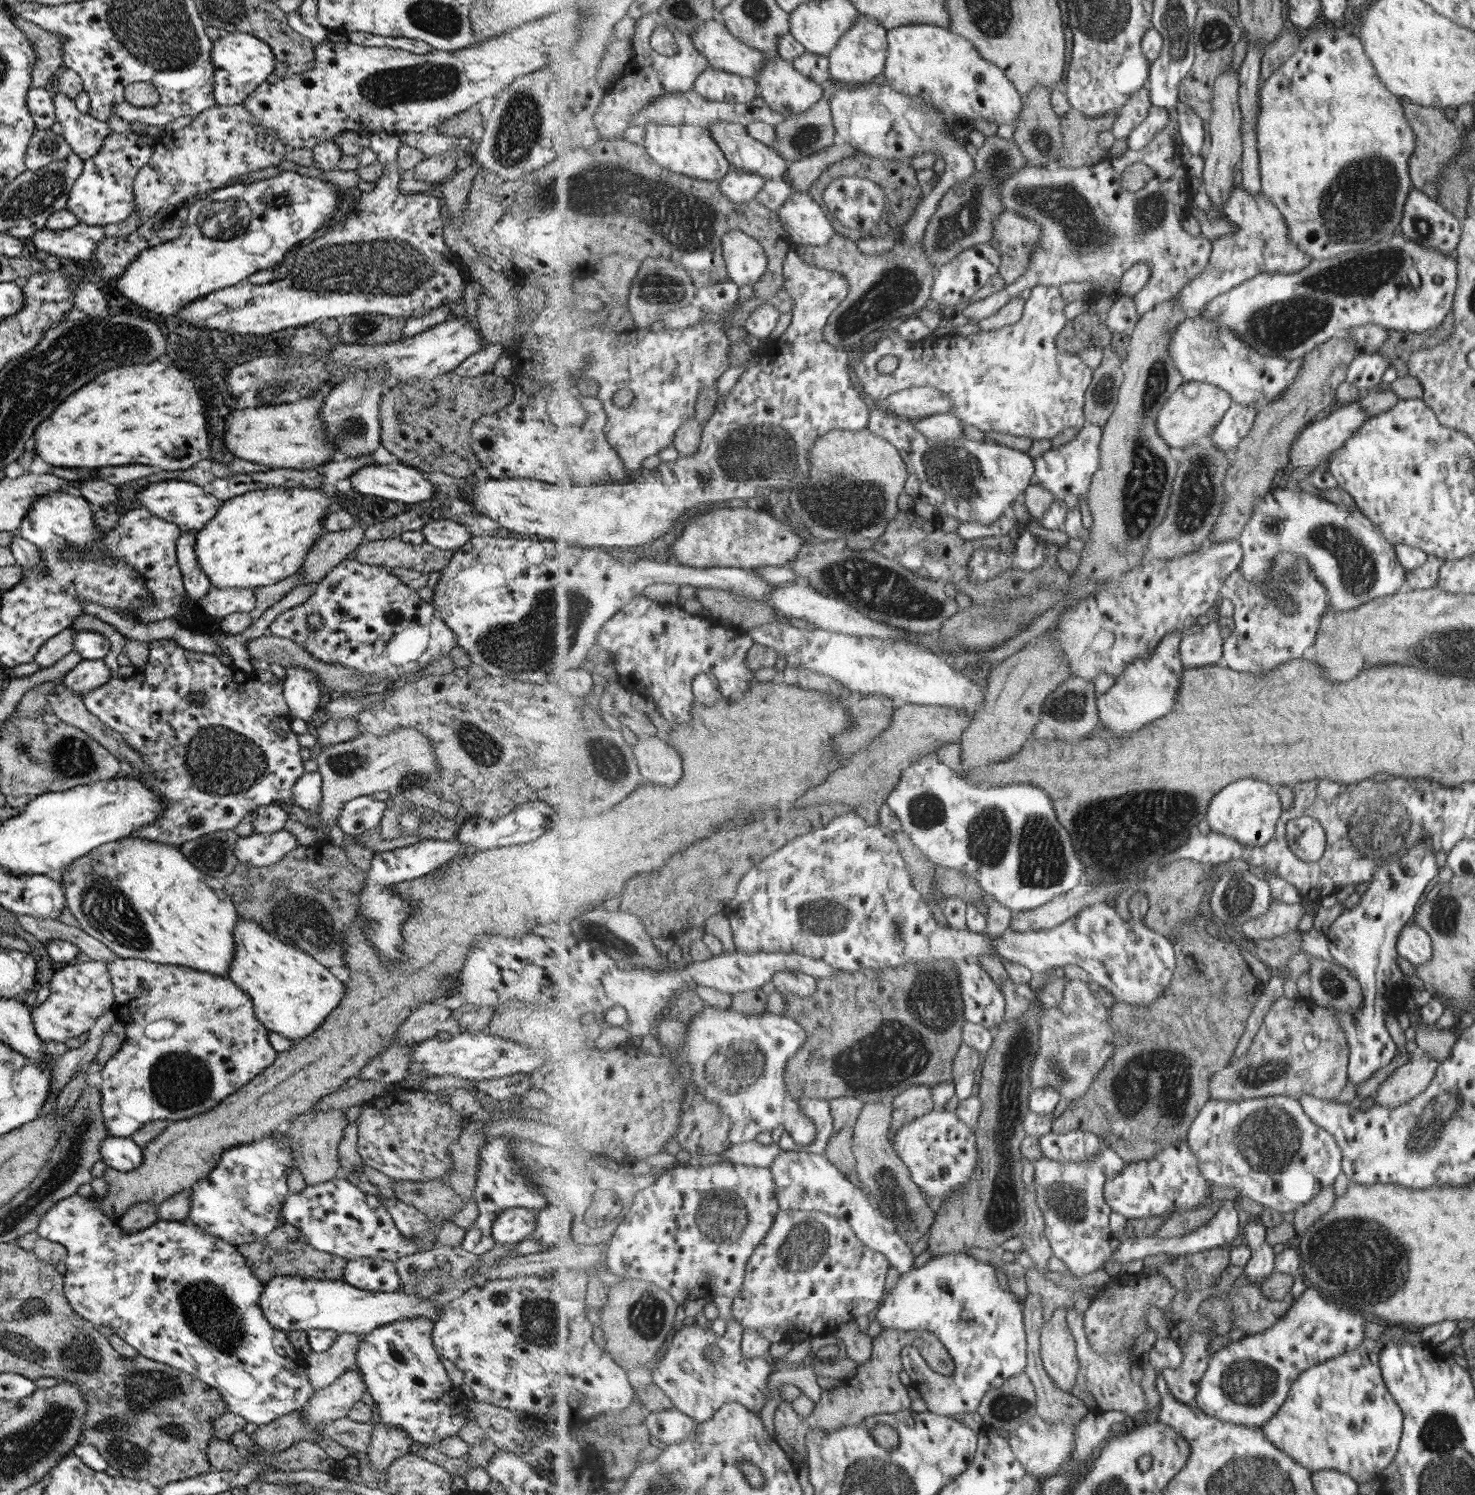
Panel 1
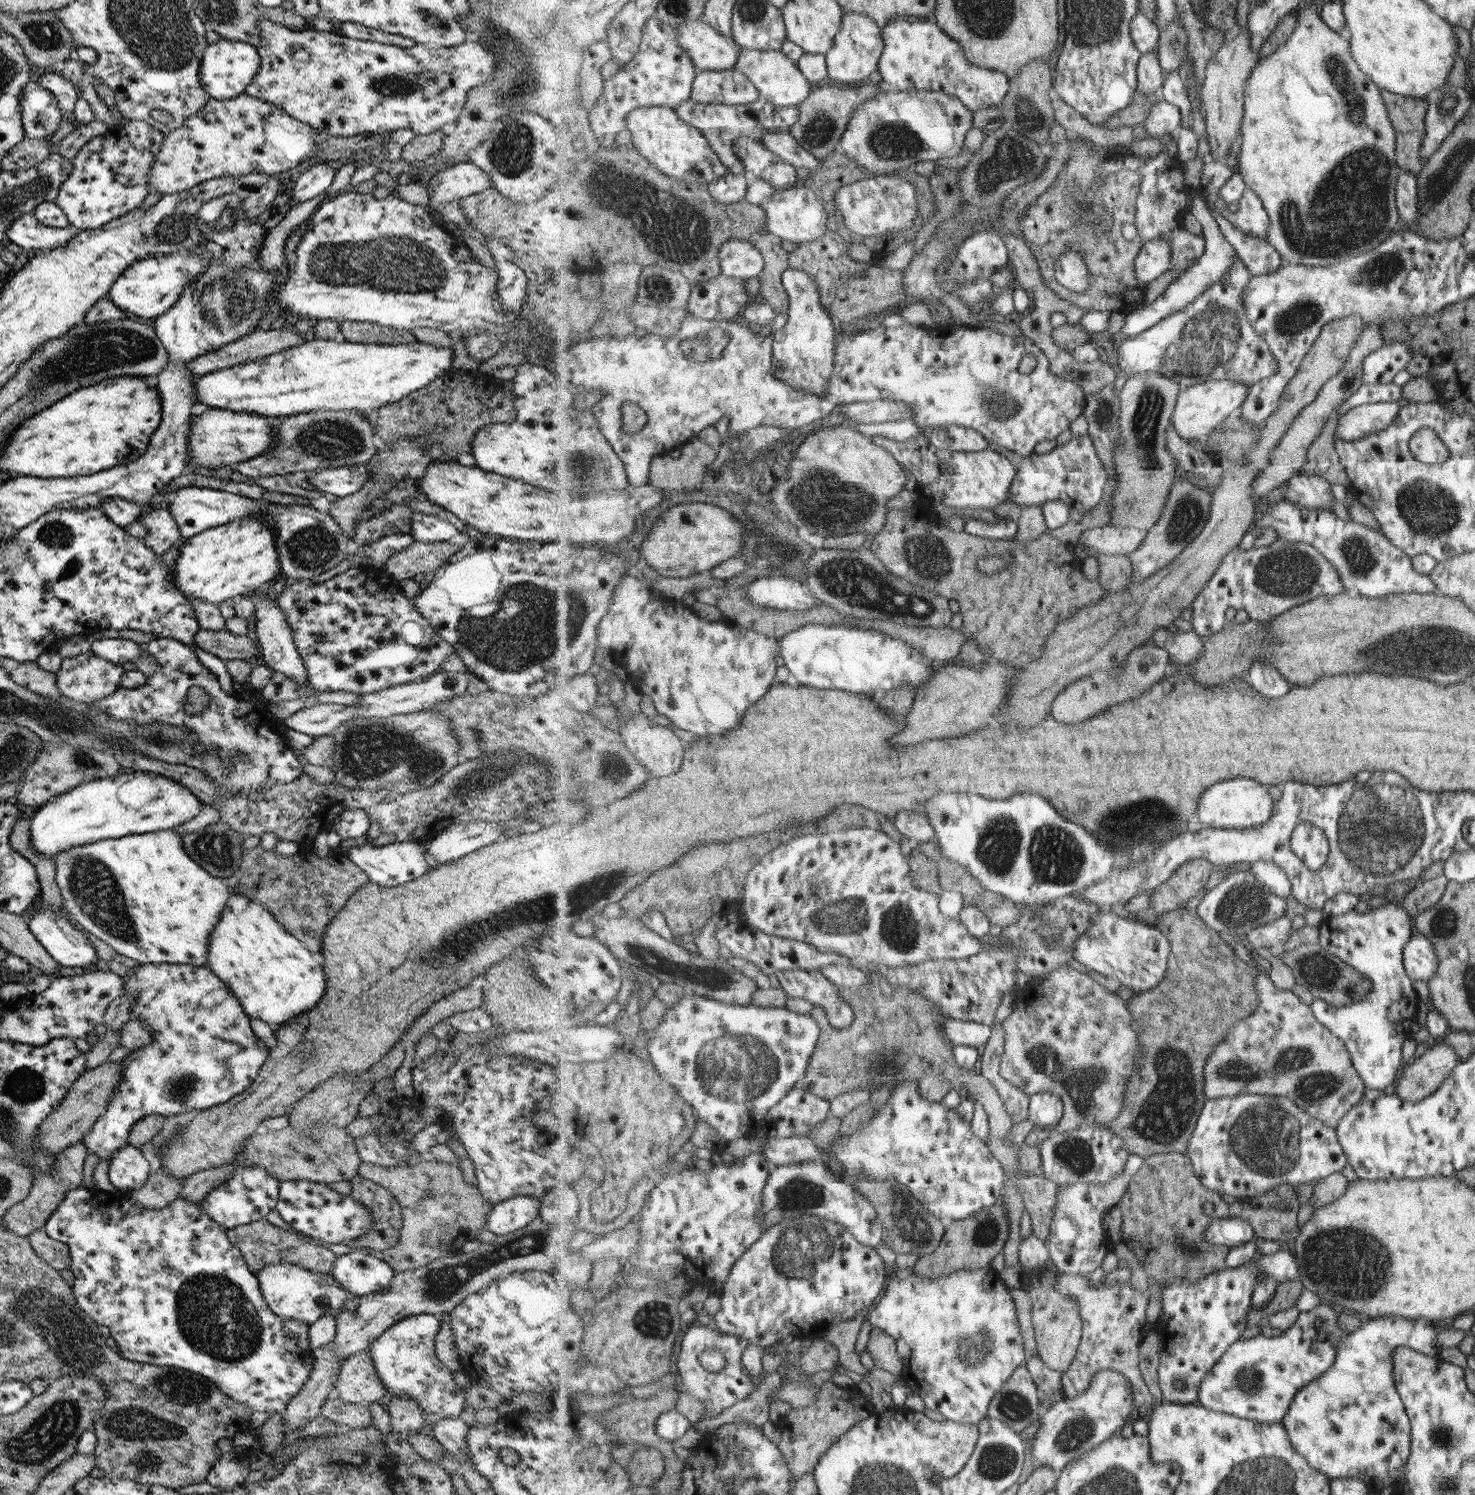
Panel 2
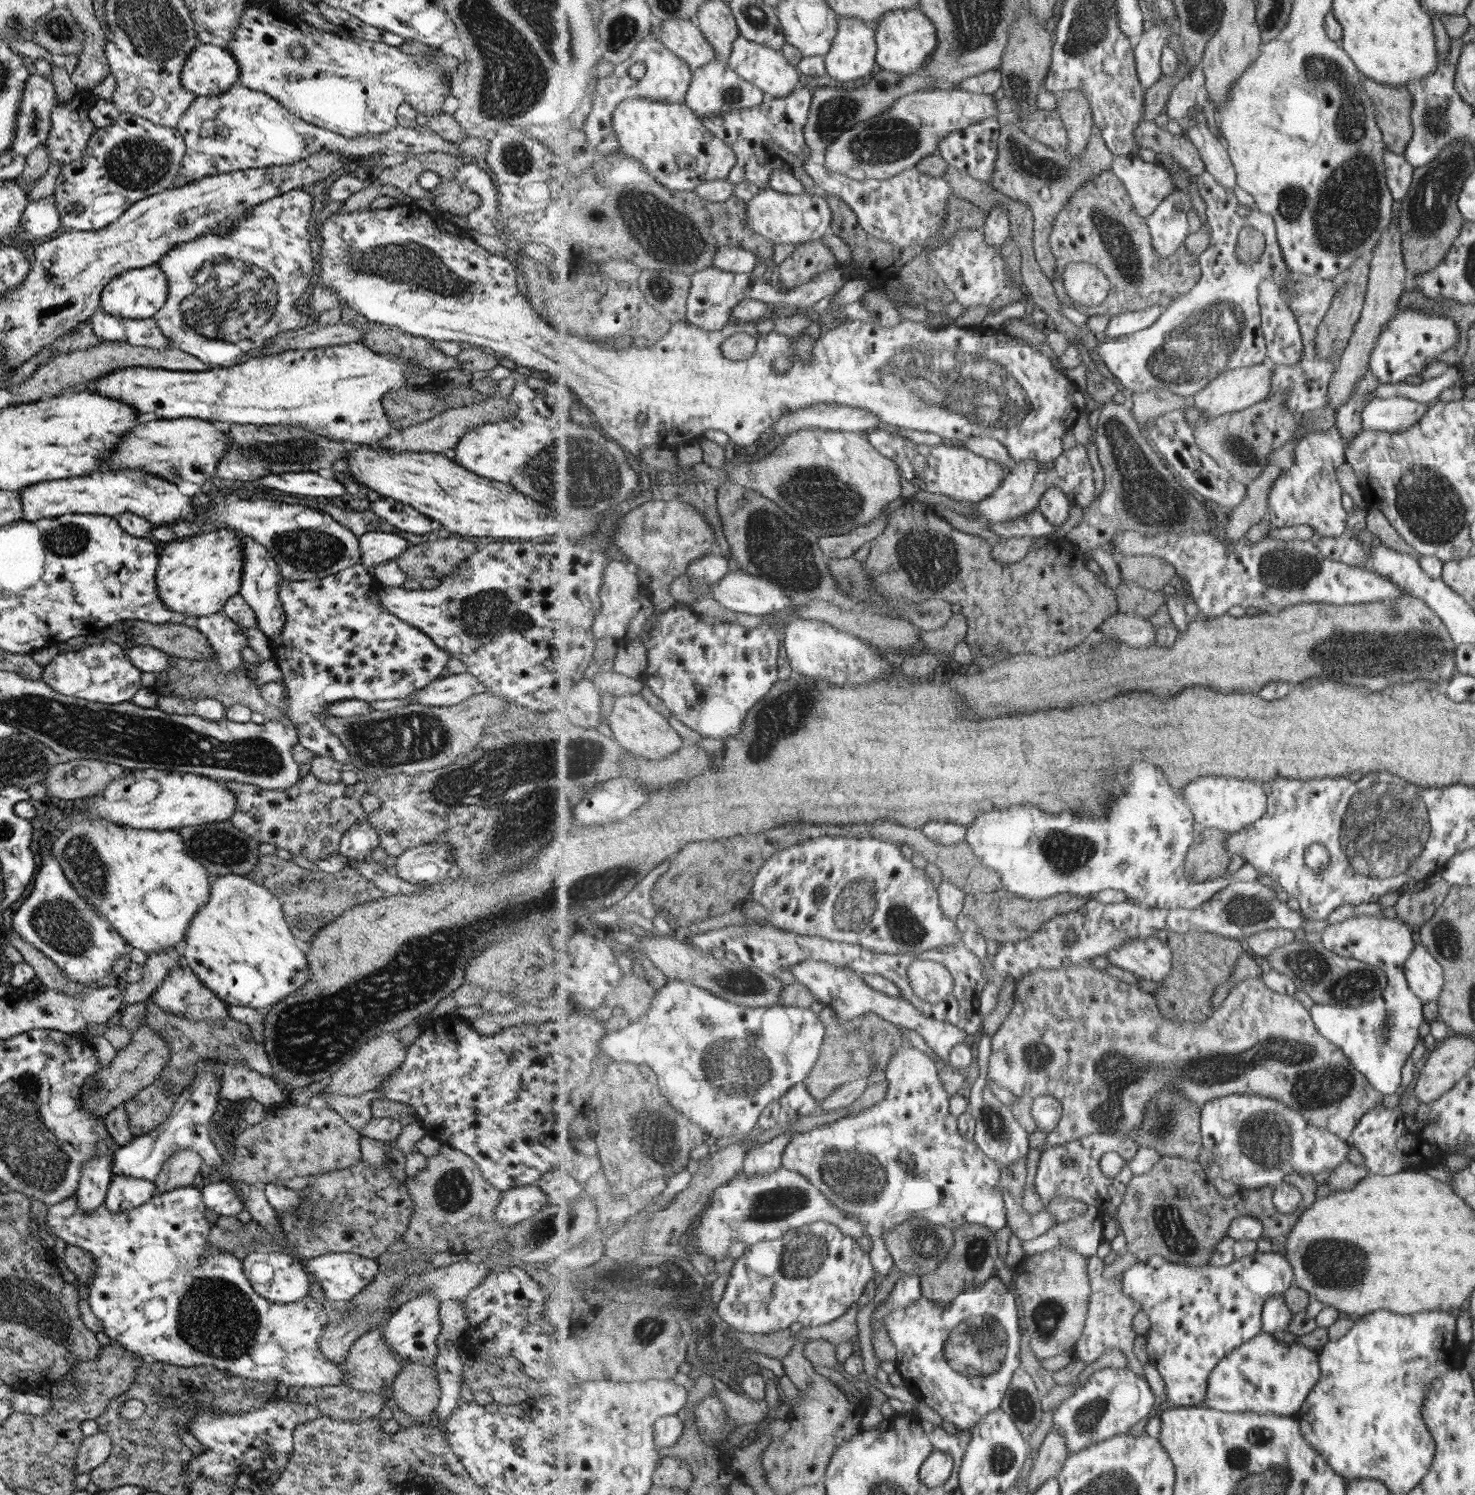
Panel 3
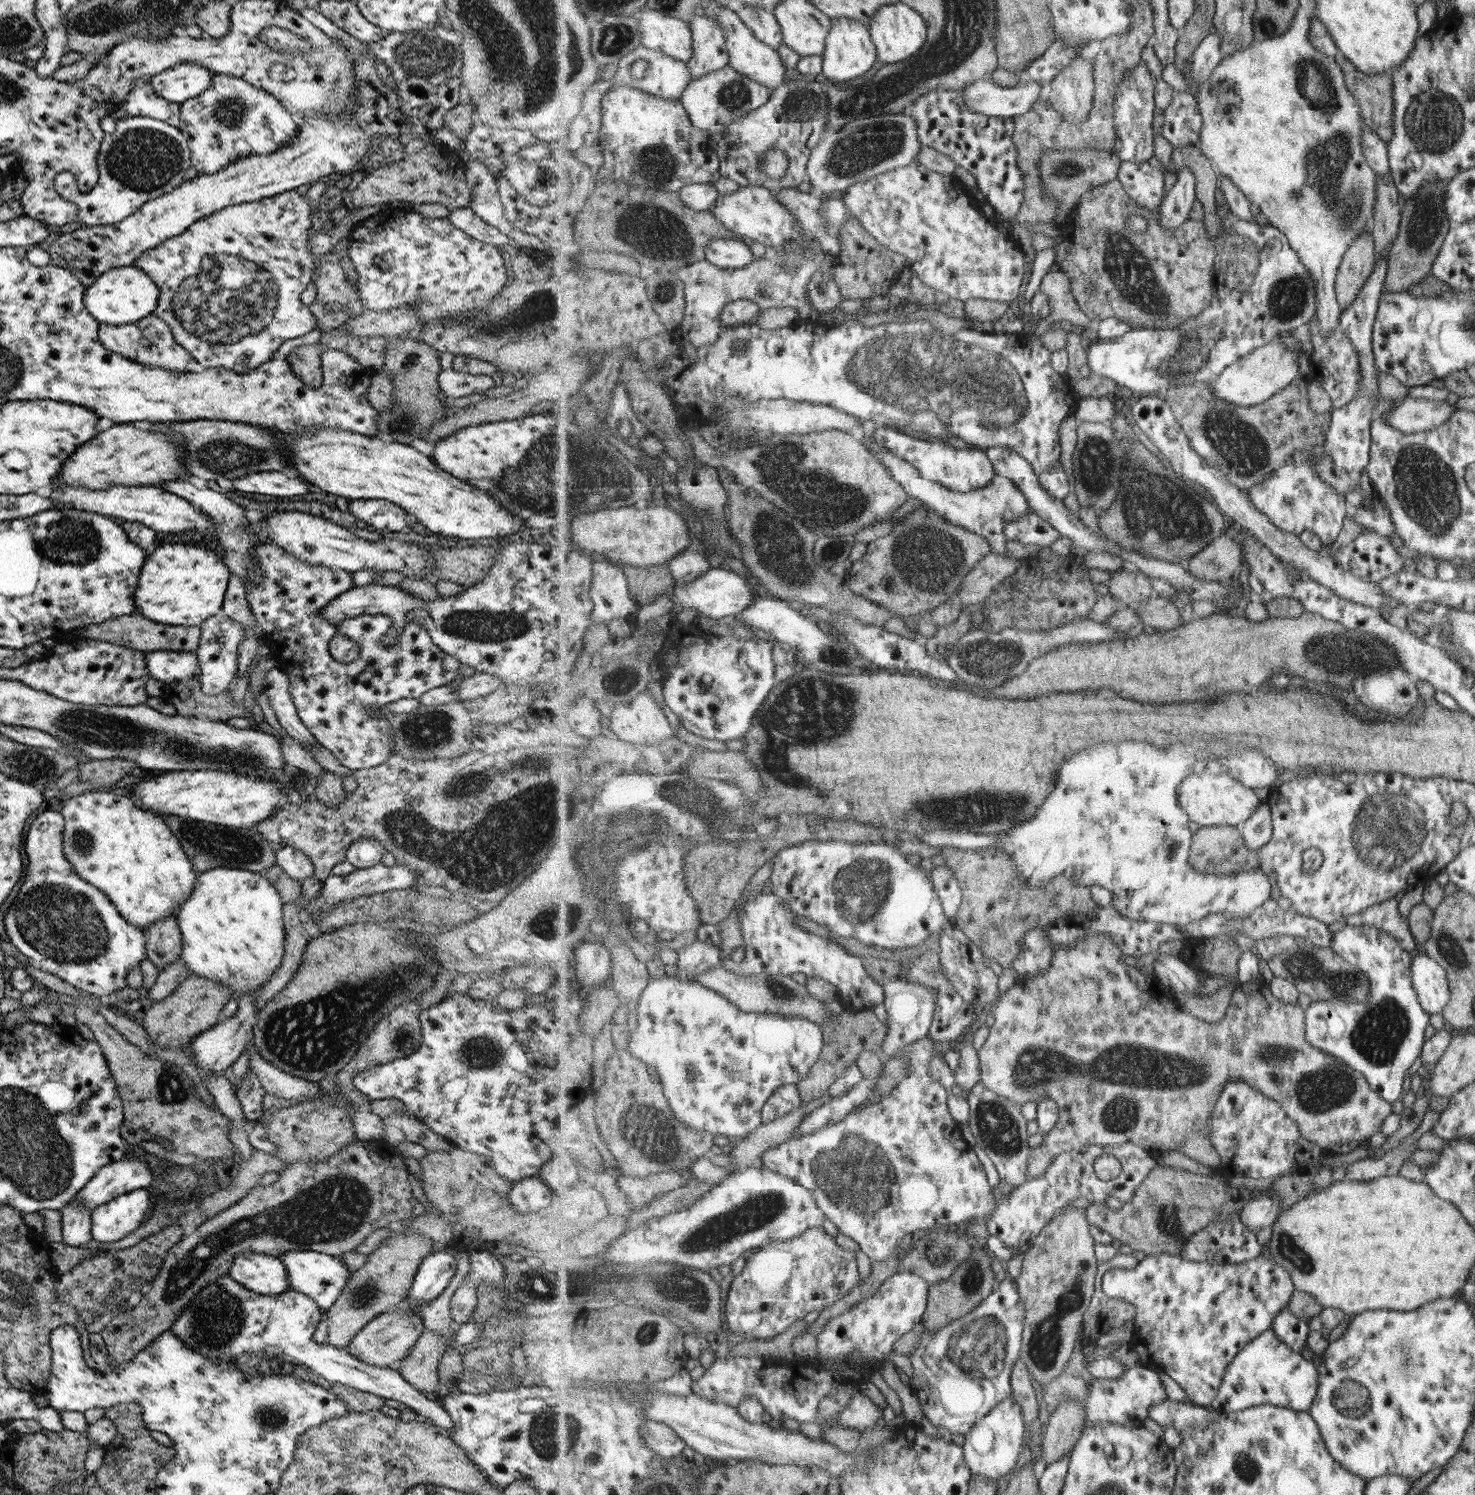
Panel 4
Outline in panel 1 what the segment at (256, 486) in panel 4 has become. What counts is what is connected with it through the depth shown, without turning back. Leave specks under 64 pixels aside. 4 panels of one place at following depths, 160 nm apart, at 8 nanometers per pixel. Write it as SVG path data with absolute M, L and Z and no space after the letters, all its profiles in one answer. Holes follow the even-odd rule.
M403 463L364 466L347 477L350 487L359 494L371 494L385 500L398 502L401 506L417 504L431 499L436 490L414 467Z

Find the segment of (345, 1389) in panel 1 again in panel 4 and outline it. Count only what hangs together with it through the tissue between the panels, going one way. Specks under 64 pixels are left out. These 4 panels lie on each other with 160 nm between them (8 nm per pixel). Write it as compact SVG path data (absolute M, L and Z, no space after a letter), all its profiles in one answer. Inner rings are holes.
M387 1310L374 1316L367 1324L361 1327L359 1333L346 1346L347 1354L355 1360L379 1368L397 1369L401 1360L407 1356L417 1338L425 1333L421 1318L414 1317L399 1310Z

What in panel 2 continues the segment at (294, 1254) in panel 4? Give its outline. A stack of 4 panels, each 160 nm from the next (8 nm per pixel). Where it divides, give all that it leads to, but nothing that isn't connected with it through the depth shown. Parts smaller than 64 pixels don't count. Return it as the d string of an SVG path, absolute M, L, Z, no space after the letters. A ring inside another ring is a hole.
M356 1250L335 1255L327 1274L355 1297L387 1288L394 1275L389 1265L379 1257Z

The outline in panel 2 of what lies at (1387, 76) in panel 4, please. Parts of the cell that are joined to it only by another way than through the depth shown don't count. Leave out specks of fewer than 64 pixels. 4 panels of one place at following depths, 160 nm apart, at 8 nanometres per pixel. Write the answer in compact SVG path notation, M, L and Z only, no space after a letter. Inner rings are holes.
M1381 89L1389 118L1397 131L1396 159L1403 172L1415 176L1422 167L1420 144L1424 138L1424 114L1428 103L1424 98L1401 96Z

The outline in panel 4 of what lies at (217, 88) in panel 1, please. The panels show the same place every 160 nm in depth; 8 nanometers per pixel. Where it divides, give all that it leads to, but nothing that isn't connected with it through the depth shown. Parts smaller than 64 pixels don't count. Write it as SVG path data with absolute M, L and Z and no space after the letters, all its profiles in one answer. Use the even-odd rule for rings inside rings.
M180 62L167 70L154 74L150 79L154 93L167 102L179 105L200 95L210 85L214 72L190 62Z

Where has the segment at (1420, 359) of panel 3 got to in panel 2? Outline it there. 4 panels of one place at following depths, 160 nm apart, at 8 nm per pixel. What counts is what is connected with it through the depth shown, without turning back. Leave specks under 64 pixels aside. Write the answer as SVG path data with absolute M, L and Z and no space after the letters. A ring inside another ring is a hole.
M1393 341L1372 352L1364 362L1364 382L1388 384L1410 362L1412 352L1405 341Z

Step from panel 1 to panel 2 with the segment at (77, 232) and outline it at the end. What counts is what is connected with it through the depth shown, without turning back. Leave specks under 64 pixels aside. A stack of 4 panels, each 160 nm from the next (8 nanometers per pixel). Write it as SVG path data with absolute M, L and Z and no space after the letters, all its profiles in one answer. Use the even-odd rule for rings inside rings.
M33 214L17 215L4 232L5 242L12 242L30 253L39 250L40 253L59 248L69 242L79 231L68 225L63 228L49 228L37 222Z

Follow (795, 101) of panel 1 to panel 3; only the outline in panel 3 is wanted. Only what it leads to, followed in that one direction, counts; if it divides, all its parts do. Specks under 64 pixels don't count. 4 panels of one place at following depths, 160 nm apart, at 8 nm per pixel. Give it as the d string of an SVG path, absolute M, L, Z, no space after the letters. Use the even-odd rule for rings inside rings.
M742 35L734 43L734 50L730 56L730 67L734 68L745 80L756 84L765 93L766 98L776 98L776 96L791 95L795 92L801 80L801 72L798 67L793 66L788 57L781 50L769 48L757 42L751 42Z

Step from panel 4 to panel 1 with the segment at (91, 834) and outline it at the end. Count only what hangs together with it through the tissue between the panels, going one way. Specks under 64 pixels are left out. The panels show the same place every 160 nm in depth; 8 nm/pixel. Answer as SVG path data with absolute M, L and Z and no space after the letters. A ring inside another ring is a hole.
M125 837L113 842L100 844L93 848L87 855L77 857L71 864L61 868L61 888L63 888L63 897L65 905L69 908L71 914L77 920L77 927L83 930L85 934L95 938L104 944L111 952L121 958L141 959L152 963L168 965L181 965L187 968L197 969L204 973L226 977L226 972L233 956L233 928L239 918L235 907L229 896L224 890L220 880L202 874L197 868L194 868L179 852L179 847L166 845L157 841L140 839L135 837Z

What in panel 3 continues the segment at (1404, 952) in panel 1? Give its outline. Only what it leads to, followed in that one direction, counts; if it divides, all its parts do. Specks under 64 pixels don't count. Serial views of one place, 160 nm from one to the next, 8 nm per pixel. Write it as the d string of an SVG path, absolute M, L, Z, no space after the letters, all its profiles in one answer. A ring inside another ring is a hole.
M1419 942L1404 963L1408 988L1425 1003L1437 1000L1444 984L1441 964Z

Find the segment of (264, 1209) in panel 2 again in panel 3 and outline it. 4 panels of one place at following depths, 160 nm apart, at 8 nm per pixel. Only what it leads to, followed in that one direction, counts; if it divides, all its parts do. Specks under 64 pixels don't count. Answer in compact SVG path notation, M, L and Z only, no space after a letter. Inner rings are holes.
M221 1180L218 1183L209 1183L201 1190L202 1201L205 1207L218 1216L232 1216L244 1209L242 1198L236 1194L235 1186Z

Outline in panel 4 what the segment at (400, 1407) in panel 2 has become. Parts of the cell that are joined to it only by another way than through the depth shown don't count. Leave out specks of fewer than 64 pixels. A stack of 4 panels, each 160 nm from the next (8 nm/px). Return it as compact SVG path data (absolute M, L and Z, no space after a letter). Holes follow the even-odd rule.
M425 1331L423 1336L417 1338L413 1347L396 1369L411 1386L422 1395L429 1397L435 1395L434 1390L438 1387L438 1360L445 1348L445 1337L435 1336Z

